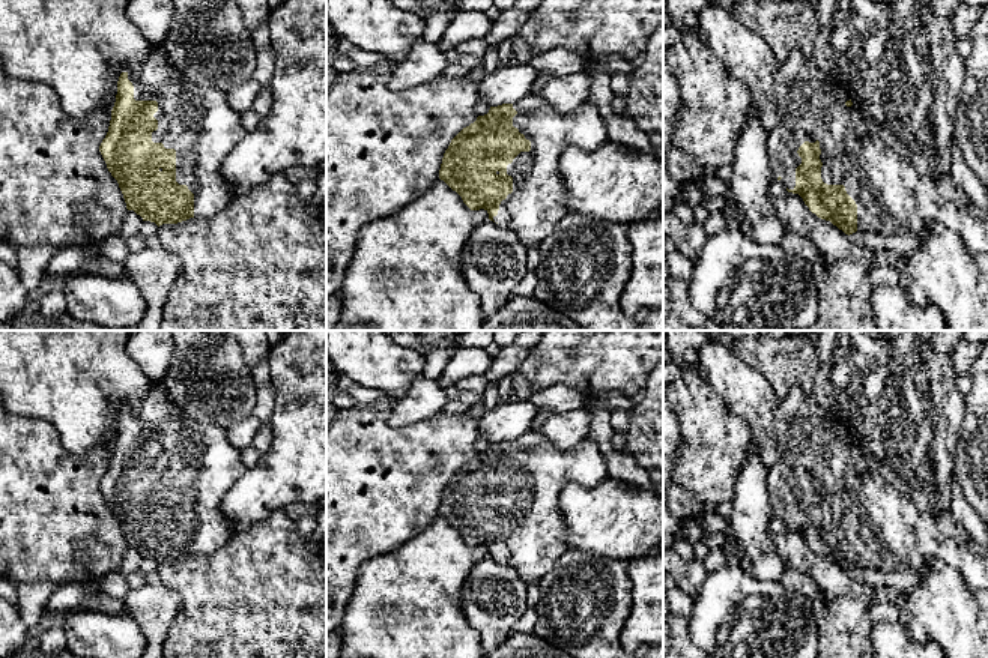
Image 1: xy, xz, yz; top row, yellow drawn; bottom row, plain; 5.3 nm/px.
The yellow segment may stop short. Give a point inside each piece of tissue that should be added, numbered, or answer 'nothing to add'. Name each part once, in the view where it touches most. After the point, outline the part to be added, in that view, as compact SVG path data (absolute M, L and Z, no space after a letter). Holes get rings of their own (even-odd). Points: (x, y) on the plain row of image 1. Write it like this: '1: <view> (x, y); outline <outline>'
1: xy (197, 458); outline M153 383L137 410L128 410L134 422L135 437L156 437L158 466L152 469L153 479L162 479L165 485L176 487L176 518L186 521L194 530L194 554L214 553L233 536L230 521L221 509L224 494L247 472L241 460L241 451L235 448L226 434L226 428L217 424L200 424L183 415L167 397L159 383Z

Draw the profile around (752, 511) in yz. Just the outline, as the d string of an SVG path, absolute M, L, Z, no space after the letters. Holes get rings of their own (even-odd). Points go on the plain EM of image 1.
M750 442L734 488L729 532L740 544L738 566L759 581L779 580L786 569L768 529L774 512L767 491L767 475L768 469L759 461Z

